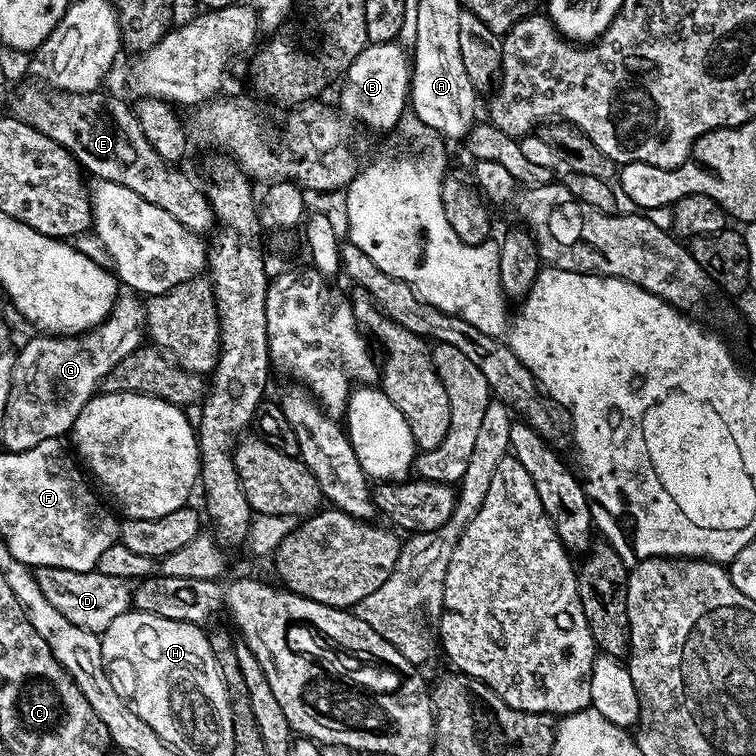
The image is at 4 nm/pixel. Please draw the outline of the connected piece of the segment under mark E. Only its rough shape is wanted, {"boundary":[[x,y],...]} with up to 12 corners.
{"boundary":[[105,90],[11,93],[11,115],[178,218],[213,231],[207,191]]}

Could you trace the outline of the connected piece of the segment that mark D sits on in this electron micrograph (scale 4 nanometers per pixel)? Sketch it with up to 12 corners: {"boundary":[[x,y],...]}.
{"boundary":[[38,568],[50,606],[103,634],[133,585],[95,570]]}

